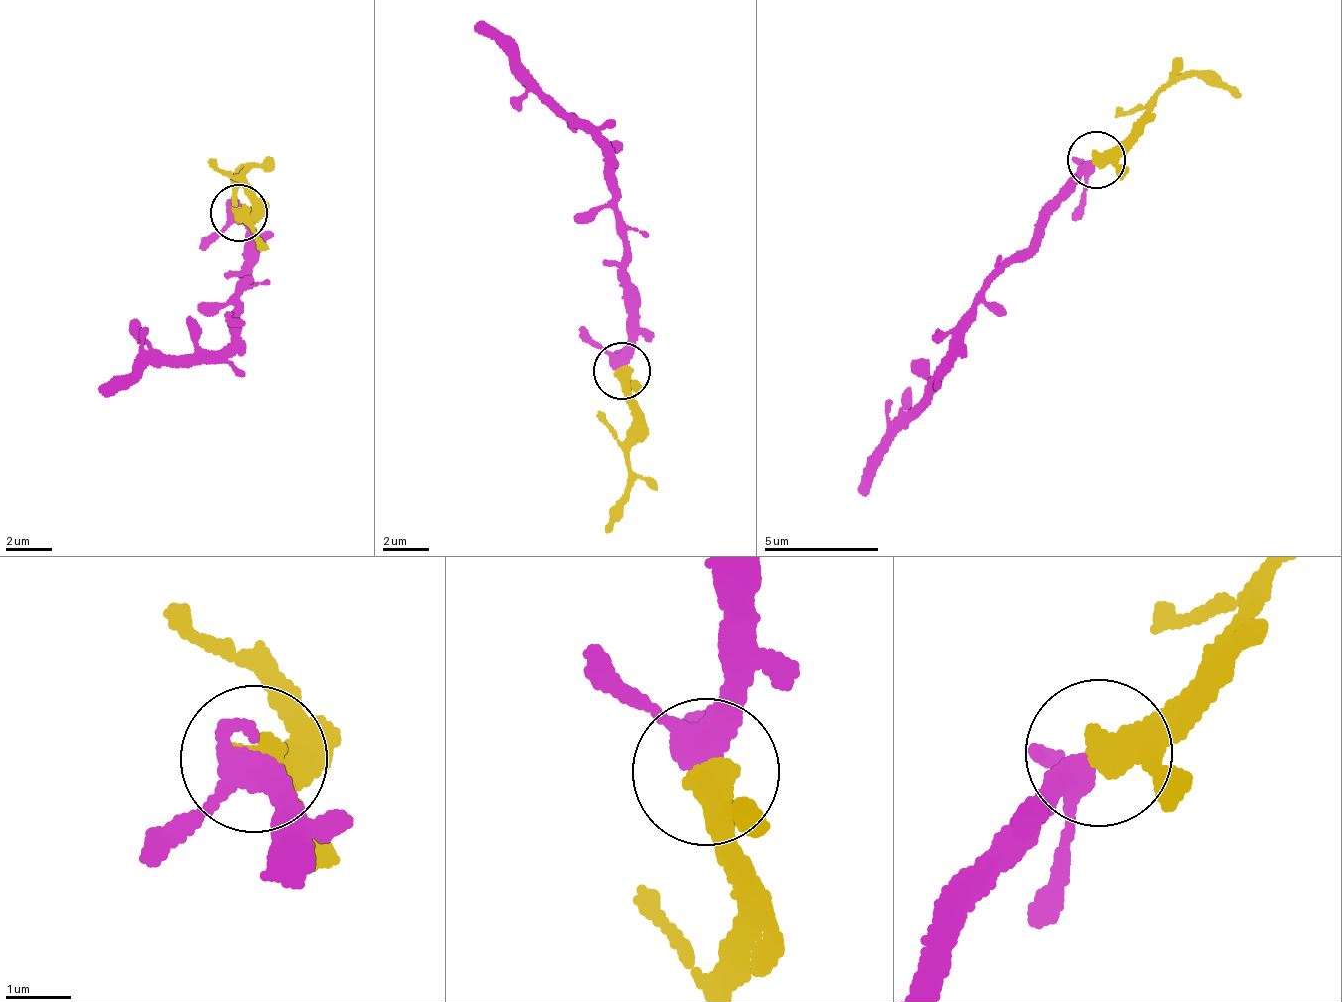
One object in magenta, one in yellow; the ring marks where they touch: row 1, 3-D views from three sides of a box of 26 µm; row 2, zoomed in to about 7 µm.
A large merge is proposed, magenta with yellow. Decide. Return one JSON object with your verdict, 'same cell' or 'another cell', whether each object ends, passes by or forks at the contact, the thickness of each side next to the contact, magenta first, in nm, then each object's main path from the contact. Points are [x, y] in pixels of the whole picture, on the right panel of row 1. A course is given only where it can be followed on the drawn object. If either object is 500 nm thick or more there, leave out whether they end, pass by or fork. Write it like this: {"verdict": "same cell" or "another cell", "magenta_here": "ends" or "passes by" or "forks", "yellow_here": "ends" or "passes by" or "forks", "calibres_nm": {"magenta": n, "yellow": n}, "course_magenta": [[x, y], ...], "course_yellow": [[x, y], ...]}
{"verdict": "same cell", "magenta_here": "forks", "yellow_here": "passes by", "calibres_nm": {"magenta": 320, "yellow": 400}, "course_magenta": [[1094, 158], [1076, 190], [996, 275], [957, 353], [912, 403], [865, 497]], "course_yellow": [[1094, 158], [1128, 138], [1145, 103], [1186, 77], [1215, 73], [1240, 99]]}

